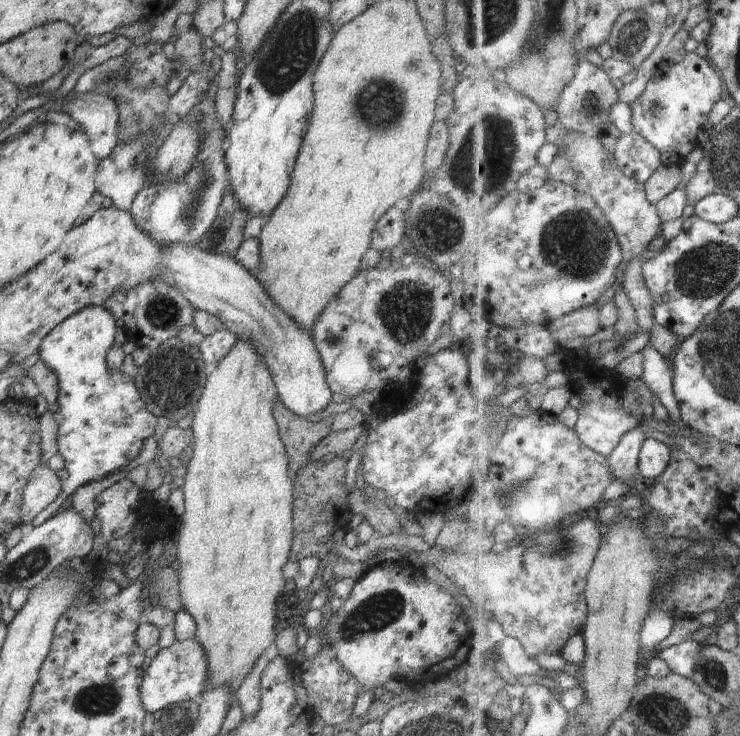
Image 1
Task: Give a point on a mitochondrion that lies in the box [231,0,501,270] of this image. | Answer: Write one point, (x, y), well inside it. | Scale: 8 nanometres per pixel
(291, 49)

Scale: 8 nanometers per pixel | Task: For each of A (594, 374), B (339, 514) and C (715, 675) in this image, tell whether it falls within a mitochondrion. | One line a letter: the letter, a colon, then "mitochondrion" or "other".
A: other
B: other
C: mitochondrion

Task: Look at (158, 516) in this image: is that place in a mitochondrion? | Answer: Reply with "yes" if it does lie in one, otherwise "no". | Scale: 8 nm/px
no

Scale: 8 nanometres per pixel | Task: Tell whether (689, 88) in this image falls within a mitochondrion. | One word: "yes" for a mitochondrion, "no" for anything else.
no

